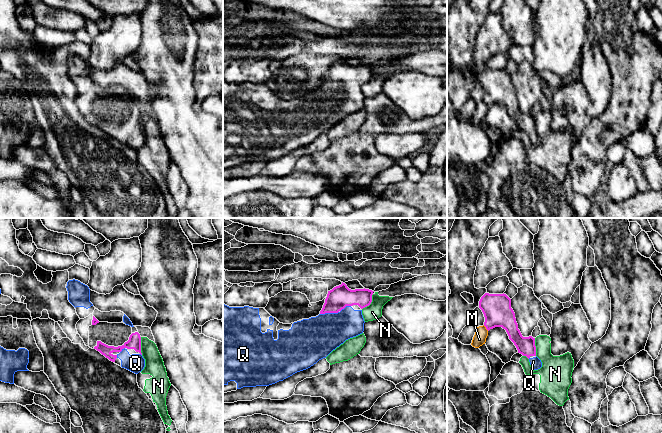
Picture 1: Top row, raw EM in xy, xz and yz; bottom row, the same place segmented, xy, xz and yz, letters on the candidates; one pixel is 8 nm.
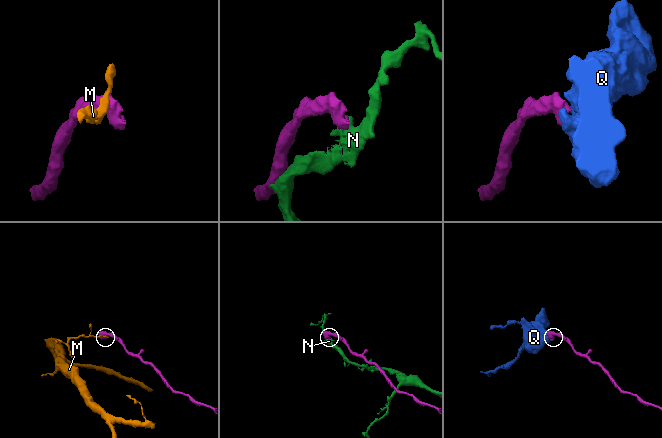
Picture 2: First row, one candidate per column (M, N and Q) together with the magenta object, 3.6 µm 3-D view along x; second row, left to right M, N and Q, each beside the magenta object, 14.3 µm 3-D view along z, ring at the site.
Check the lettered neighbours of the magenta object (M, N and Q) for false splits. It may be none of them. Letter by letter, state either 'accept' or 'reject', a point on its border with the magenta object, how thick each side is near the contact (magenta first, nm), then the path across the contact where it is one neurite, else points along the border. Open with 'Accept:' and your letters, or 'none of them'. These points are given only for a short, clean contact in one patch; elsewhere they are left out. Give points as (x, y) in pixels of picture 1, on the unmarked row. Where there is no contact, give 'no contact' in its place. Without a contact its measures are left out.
Accept: Q
M: reject | yz (486, 104) | 220/100 nm | along yz (483, 101), (488, 106)
N: reject | xz (370, 79) | 180/130 nm | along xz (373, 70), (372, 77), (362, 85)
Q: accept | xz (329, 88) | 180/340 nm | across xz (339, 73), (329, 88), (329, 100), (315, 114)

